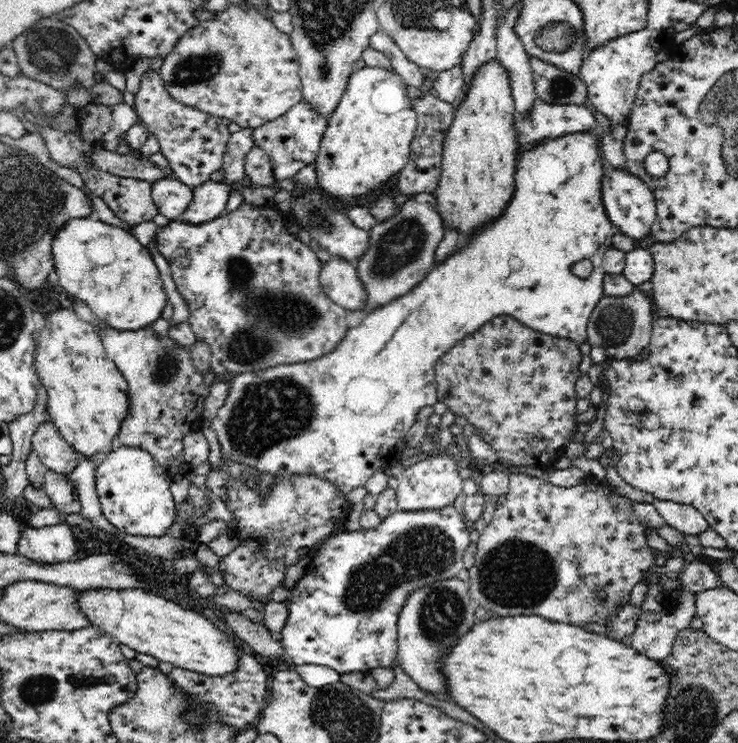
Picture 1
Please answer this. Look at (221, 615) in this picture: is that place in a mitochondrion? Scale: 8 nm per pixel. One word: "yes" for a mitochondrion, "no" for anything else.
no

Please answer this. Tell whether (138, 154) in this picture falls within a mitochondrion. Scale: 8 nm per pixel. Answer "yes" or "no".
no

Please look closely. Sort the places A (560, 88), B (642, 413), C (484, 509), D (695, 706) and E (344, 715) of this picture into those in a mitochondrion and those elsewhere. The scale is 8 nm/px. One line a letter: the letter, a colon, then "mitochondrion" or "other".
A: mitochondrion
B: other
C: other
D: mitochondrion
E: mitochondrion

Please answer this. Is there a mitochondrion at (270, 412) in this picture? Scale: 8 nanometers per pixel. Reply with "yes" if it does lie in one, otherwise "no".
yes

